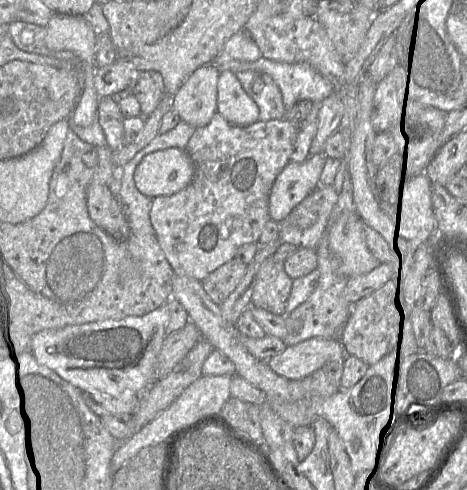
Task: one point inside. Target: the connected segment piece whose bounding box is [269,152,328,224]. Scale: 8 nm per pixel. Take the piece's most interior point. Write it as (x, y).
(296, 181)

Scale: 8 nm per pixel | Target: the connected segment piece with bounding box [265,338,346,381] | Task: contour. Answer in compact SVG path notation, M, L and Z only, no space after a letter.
M311 338L286 348L265 363L277 376L292 381L311 375L326 362L345 358L339 339Z

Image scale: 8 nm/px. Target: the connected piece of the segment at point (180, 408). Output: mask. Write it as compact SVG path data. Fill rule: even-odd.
M202 376L198 378L192 382L170 406L133 434L130 433L130 427L126 425L124 419L120 419L118 416L113 416L109 412L106 412L106 410L96 403L88 393L81 389L77 392L86 401L91 410L101 417L105 428L115 438L125 440L113 455L112 471L114 473L114 471L119 470L142 448L157 444L165 444L167 449L172 445L172 443L169 442L172 437L187 430L189 426L197 421L204 420L211 416L214 417L214 414L218 413L230 398L230 380L232 377L233 376Z

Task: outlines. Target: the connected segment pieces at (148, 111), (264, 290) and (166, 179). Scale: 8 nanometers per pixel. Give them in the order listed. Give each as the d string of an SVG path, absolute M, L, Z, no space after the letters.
M154 70L137 73L132 94L140 103L141 116L150 116L165 95L165 85L162 74Z
M272 257L265 259L259 265L252 285L251 307L284 315L292 279L284 271L283 262L275 261Z
M167 148L145 156L137 166L137 189L150 198L172 195L193 180L195 166L185 149Z

